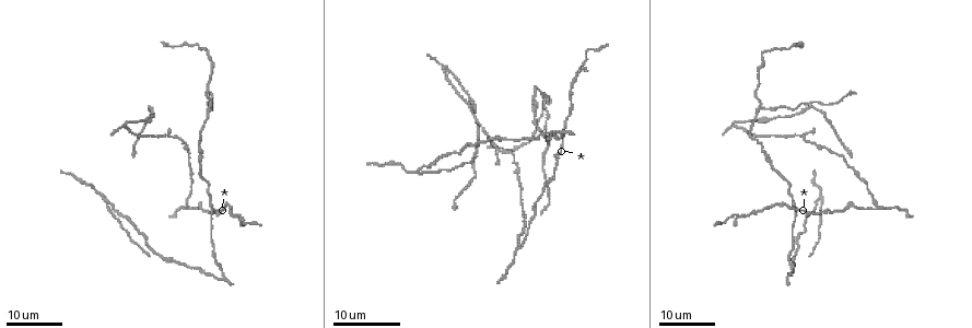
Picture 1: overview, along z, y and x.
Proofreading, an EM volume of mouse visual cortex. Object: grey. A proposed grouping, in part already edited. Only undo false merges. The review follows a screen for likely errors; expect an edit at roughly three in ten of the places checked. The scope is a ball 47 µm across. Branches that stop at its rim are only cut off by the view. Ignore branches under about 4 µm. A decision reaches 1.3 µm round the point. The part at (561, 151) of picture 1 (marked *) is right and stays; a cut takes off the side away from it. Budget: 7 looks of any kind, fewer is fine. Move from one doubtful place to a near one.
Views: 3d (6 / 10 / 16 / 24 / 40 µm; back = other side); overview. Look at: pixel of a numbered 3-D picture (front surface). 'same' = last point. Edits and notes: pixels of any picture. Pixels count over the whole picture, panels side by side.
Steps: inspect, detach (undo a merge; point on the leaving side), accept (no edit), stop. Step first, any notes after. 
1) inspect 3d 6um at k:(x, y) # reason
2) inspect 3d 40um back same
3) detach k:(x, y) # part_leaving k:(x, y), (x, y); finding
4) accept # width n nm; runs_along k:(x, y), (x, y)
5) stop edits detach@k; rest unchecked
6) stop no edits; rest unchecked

inspect 3d 24um at 1:(821, 199) # branch point

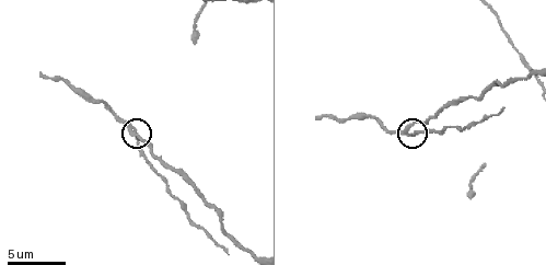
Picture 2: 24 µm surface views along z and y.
inspect 3d 10um same

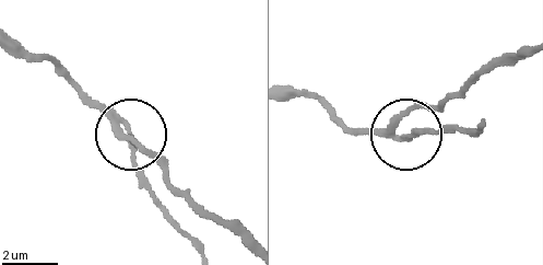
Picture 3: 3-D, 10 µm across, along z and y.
detach 3:(132, 160) # width 190 nm; part_leaving 3:(122, 122), (139, 183), (198, 254); a second neuron is stuck on

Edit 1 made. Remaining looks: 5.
inspect 3d 24um at 1:(239, 215) # calibre changes

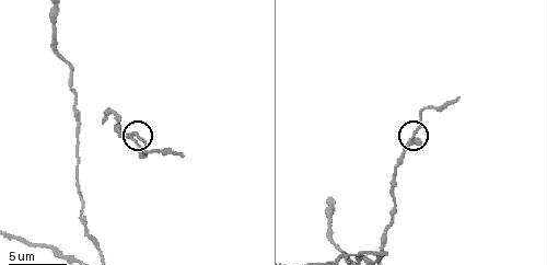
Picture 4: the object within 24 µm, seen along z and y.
inspect 3d 10um at 4:(134, 135)

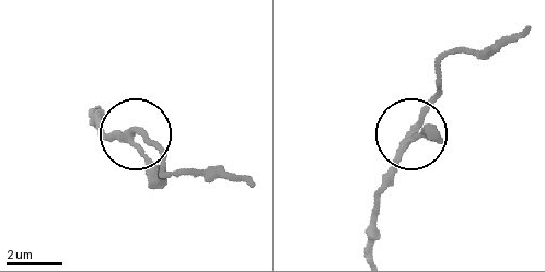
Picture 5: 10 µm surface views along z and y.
inspect 3d 6um at 5:(411, 129)

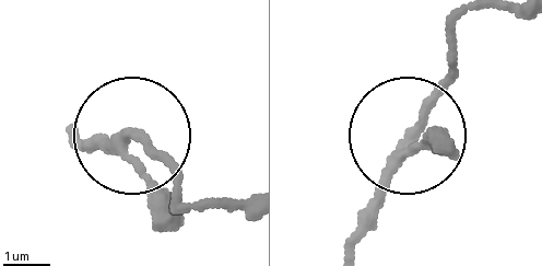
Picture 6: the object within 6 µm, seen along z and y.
accept # runs_along 6:(75, 128), (92, 145), (131, 136), (174, 199); all the same neuron

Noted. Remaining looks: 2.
stop edits detach@3; rest unchecked

